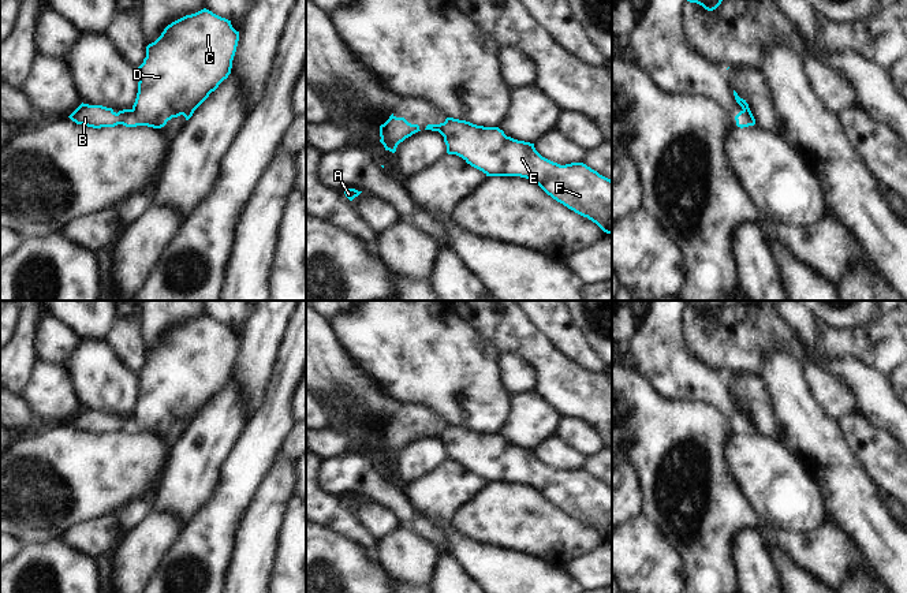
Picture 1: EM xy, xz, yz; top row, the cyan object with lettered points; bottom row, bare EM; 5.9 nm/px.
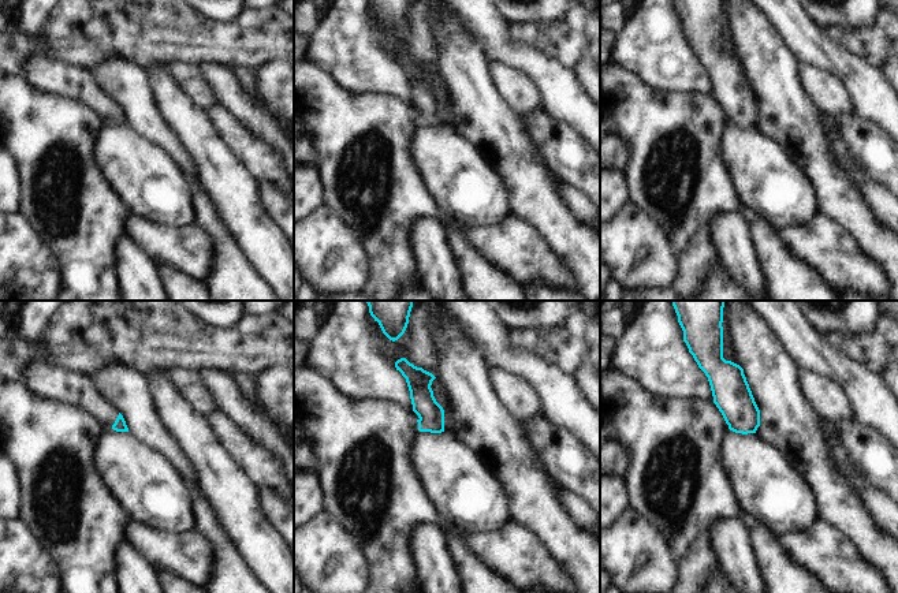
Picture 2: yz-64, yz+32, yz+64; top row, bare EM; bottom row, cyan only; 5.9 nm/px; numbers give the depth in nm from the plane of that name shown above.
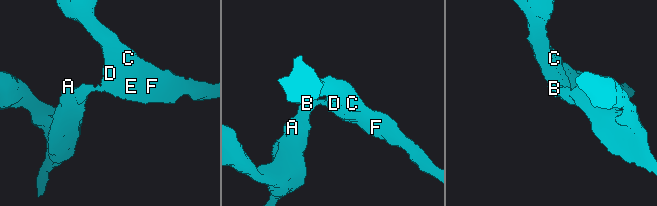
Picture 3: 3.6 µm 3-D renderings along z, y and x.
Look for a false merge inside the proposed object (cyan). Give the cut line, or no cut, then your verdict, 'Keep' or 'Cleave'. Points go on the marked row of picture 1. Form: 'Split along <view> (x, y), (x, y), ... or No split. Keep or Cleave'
Split along xy (131, 109), (138, 125). Cleave

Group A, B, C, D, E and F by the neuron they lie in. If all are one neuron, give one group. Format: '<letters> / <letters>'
A B / C D E F

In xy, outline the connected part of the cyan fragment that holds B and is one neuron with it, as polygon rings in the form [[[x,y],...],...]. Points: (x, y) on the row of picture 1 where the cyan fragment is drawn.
[[[83,102],[68,118],[76,124],[93,128],[115,127],[117,124],[126,127],[138,126],[138,119],[132,109],[123,109],[116,113],[112,108]]]

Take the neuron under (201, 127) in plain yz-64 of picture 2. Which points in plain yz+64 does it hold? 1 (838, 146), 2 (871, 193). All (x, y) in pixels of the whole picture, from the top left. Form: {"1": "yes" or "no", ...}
{"1": "no", "2": "no"}

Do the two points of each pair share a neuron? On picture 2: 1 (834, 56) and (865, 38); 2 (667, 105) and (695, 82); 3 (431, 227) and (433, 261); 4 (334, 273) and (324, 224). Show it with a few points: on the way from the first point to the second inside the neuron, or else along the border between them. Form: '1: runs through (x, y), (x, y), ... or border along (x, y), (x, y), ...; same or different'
1: border along (820, 29), (828, 37), (874, 66); different
2: border along (651, 84), (664, 90), (701, 92), (712, 96); different
3: runs through (431, 235), (431, 253); same
4: runs through (338, 261), (342, 257), (341, 247), (330, 237); same

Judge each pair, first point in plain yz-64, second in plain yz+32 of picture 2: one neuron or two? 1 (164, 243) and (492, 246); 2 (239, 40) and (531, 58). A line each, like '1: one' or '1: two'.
1: one
2: two

